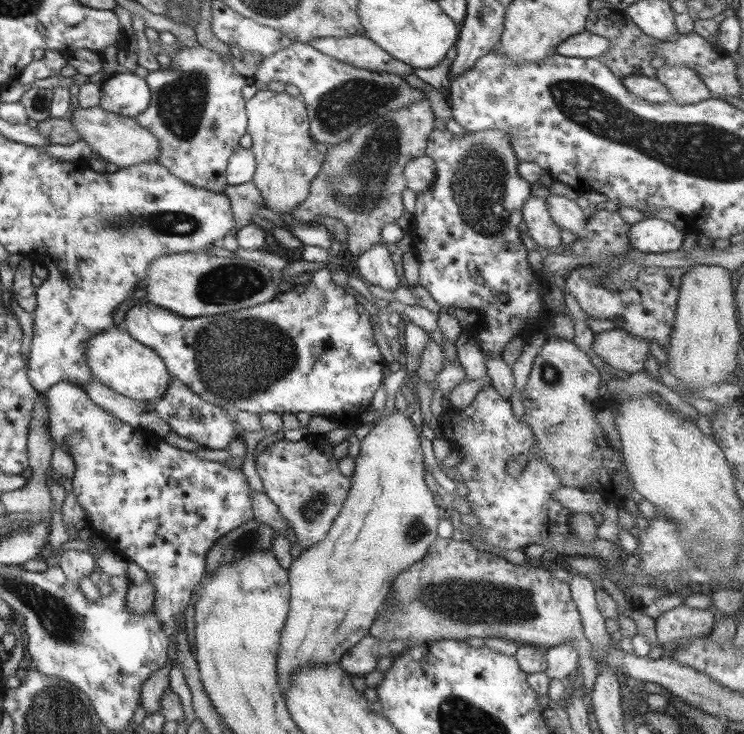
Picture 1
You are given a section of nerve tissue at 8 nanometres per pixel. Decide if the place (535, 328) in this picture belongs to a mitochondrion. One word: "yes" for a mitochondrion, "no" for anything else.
no

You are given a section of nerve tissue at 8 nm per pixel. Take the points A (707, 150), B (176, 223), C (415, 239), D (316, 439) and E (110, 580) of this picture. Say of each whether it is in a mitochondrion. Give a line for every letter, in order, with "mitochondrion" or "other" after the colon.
A: mitochondrion
B: mitochondrion
C: other
D: other
E: other

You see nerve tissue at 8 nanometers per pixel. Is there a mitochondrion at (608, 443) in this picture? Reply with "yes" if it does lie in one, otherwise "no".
no

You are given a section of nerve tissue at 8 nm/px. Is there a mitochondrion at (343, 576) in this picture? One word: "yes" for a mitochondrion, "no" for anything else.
no

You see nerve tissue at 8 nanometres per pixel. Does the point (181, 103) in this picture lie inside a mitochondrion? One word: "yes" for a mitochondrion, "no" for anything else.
yes

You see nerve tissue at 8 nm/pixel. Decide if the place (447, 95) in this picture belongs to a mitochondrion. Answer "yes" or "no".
no

